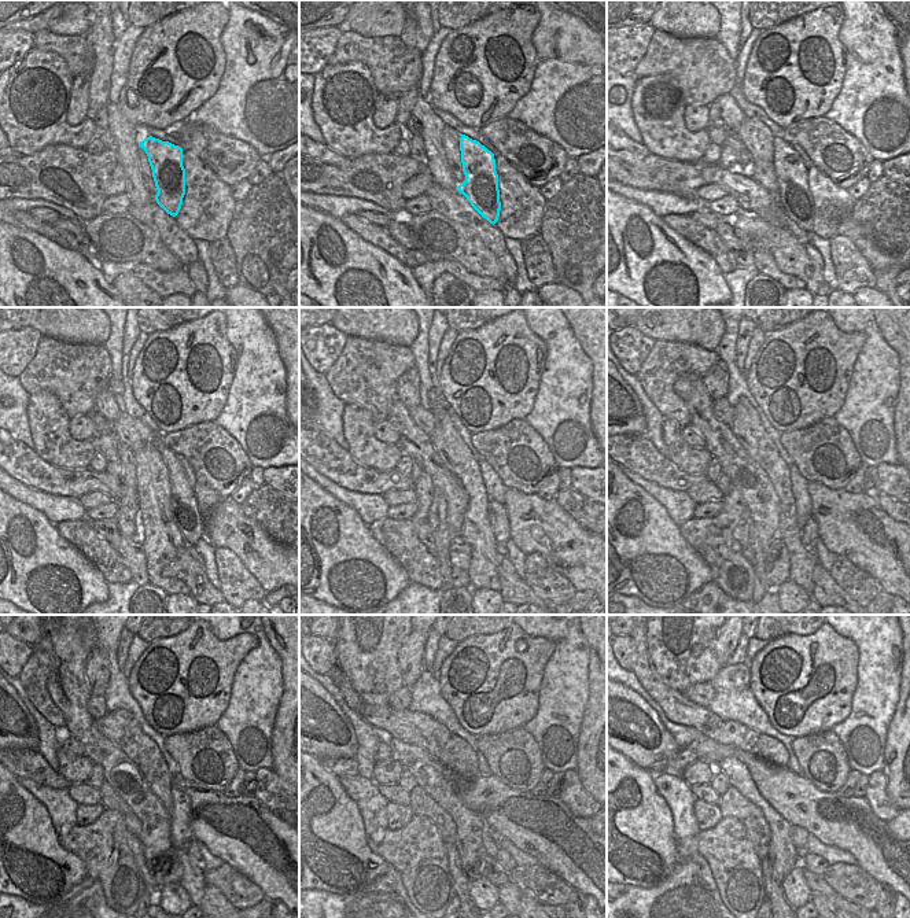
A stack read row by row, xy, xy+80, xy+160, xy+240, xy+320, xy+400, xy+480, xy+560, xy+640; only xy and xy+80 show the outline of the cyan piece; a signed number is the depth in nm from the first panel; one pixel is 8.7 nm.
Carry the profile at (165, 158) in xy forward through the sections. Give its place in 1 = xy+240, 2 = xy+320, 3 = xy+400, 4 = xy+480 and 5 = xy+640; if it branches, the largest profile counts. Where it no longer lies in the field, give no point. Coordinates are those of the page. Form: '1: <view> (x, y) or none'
1: xy+240 (188, 519)
2: xy+320 (498, 522)
3: xy+400 (810, 531)
4: xy+480 (192, 851)
5: xy+640 (814, 863)

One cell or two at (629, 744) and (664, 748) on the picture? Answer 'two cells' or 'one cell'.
one cell

